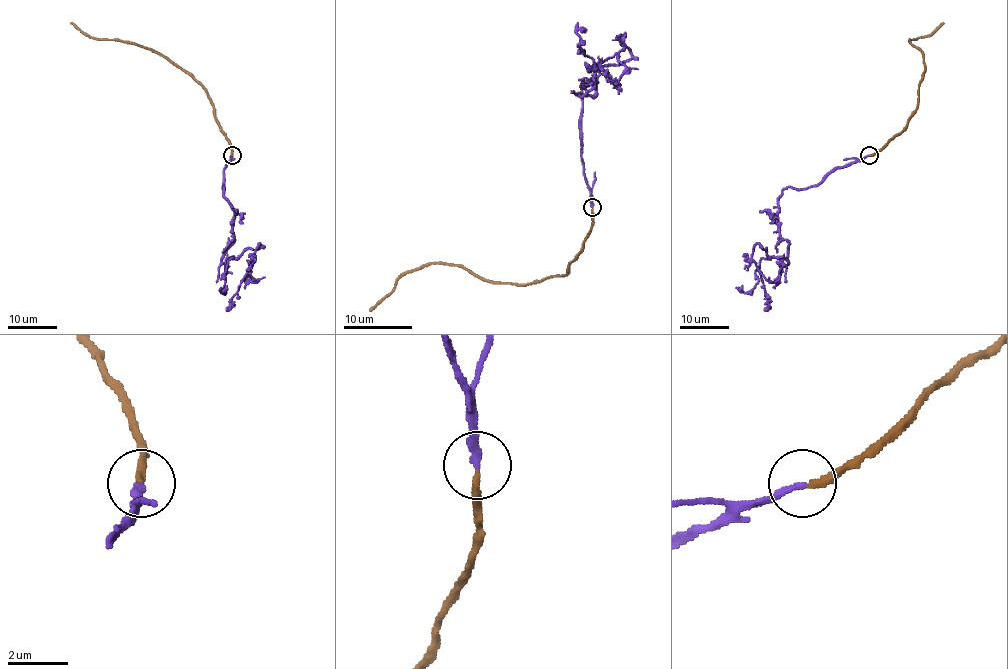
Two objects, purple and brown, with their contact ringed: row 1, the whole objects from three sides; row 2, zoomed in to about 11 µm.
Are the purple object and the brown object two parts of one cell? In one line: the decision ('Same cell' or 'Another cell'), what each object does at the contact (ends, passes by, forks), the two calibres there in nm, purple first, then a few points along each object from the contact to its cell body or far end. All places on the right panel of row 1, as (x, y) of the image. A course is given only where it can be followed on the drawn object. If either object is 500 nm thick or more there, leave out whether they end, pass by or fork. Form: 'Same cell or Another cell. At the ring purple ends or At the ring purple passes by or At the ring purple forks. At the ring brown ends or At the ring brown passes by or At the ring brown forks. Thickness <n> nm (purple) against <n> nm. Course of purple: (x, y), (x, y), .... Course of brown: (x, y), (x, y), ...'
Same cell. At the ring purple ends. At the ring brown ends. Thickness 220 nm (purple) against 220 nm. Course of purple: (868, 155), (782, 191), (788, 262), (757, 243), (752, 252), (768, 280), (779, 278), (775, 262). Course of brown: (870, 155), (903, 129), (917, 107), (924, 55), (909, 40), (930, 35), (944, 23)

